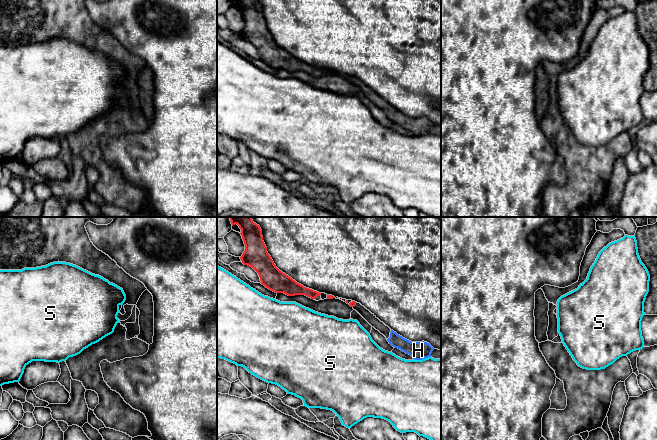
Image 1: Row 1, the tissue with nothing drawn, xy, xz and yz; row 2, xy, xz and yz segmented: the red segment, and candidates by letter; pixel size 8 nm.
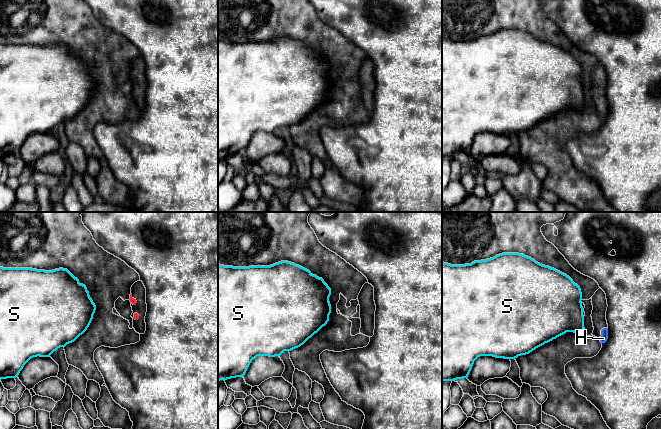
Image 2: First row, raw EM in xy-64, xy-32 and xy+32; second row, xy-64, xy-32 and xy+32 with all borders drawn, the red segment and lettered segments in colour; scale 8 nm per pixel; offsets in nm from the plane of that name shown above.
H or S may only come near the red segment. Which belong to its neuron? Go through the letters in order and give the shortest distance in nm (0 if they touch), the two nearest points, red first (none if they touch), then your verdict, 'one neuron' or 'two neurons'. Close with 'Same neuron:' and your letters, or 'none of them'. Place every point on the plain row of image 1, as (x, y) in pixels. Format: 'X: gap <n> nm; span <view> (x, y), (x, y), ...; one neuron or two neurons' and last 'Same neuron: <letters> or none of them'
H: gap 360 nm; span xz (355, 81), (391, 106); one neuron
S: gap 50 nm; span xz (275, 68), (272, 74); two neurons
Same neuron: H

